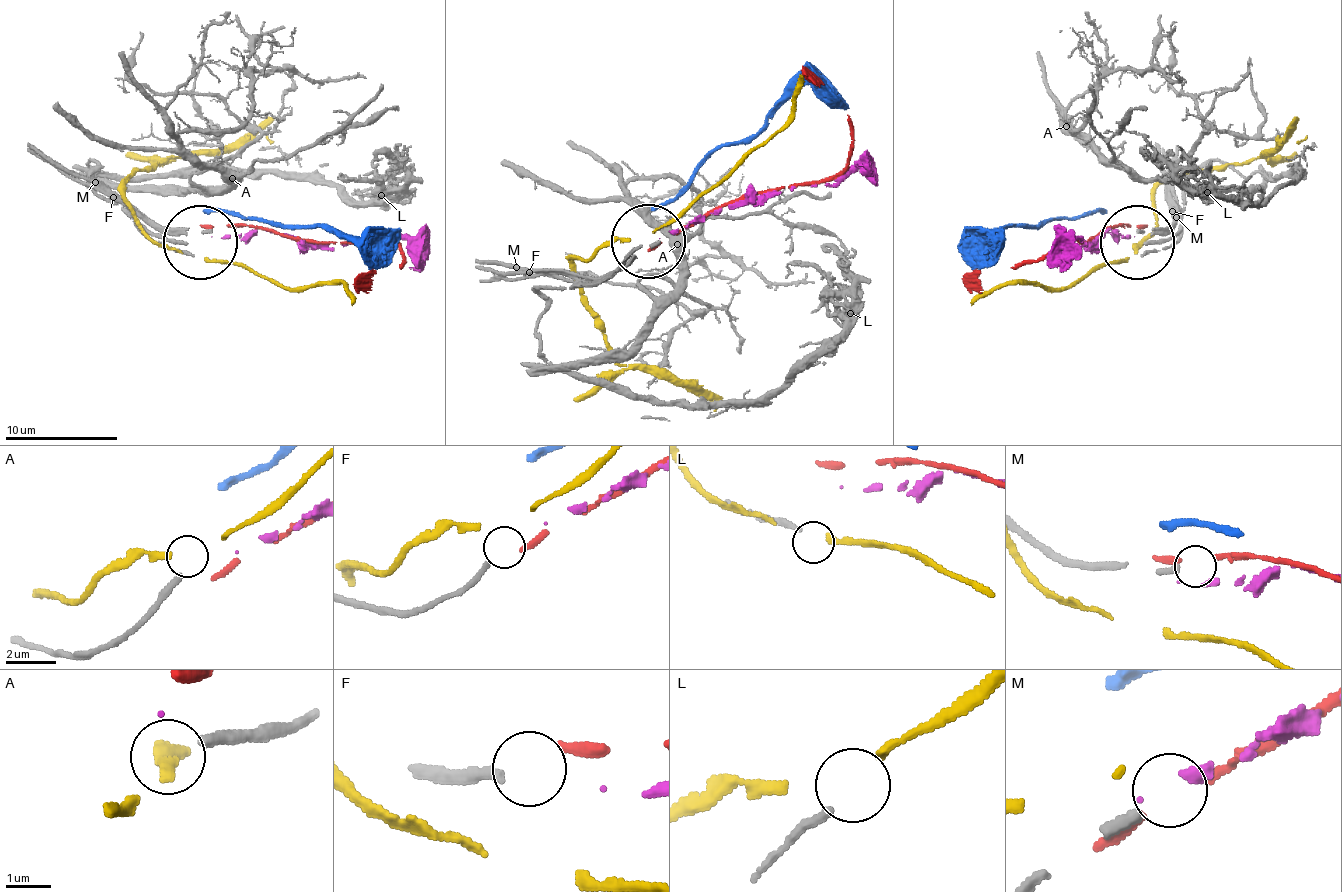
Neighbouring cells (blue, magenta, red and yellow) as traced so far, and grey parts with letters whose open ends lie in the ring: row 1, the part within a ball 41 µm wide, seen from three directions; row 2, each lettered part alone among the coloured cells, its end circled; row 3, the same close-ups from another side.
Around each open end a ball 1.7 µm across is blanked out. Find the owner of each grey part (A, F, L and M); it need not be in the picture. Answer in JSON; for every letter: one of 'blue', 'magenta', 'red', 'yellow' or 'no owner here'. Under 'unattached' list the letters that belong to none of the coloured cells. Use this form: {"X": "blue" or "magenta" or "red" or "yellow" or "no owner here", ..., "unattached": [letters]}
{"A": "no owner here", "F": "no owner here", "L": "no owner here", "M": "no owner here", "unattached": ["A", "F", "L", "M"]}

